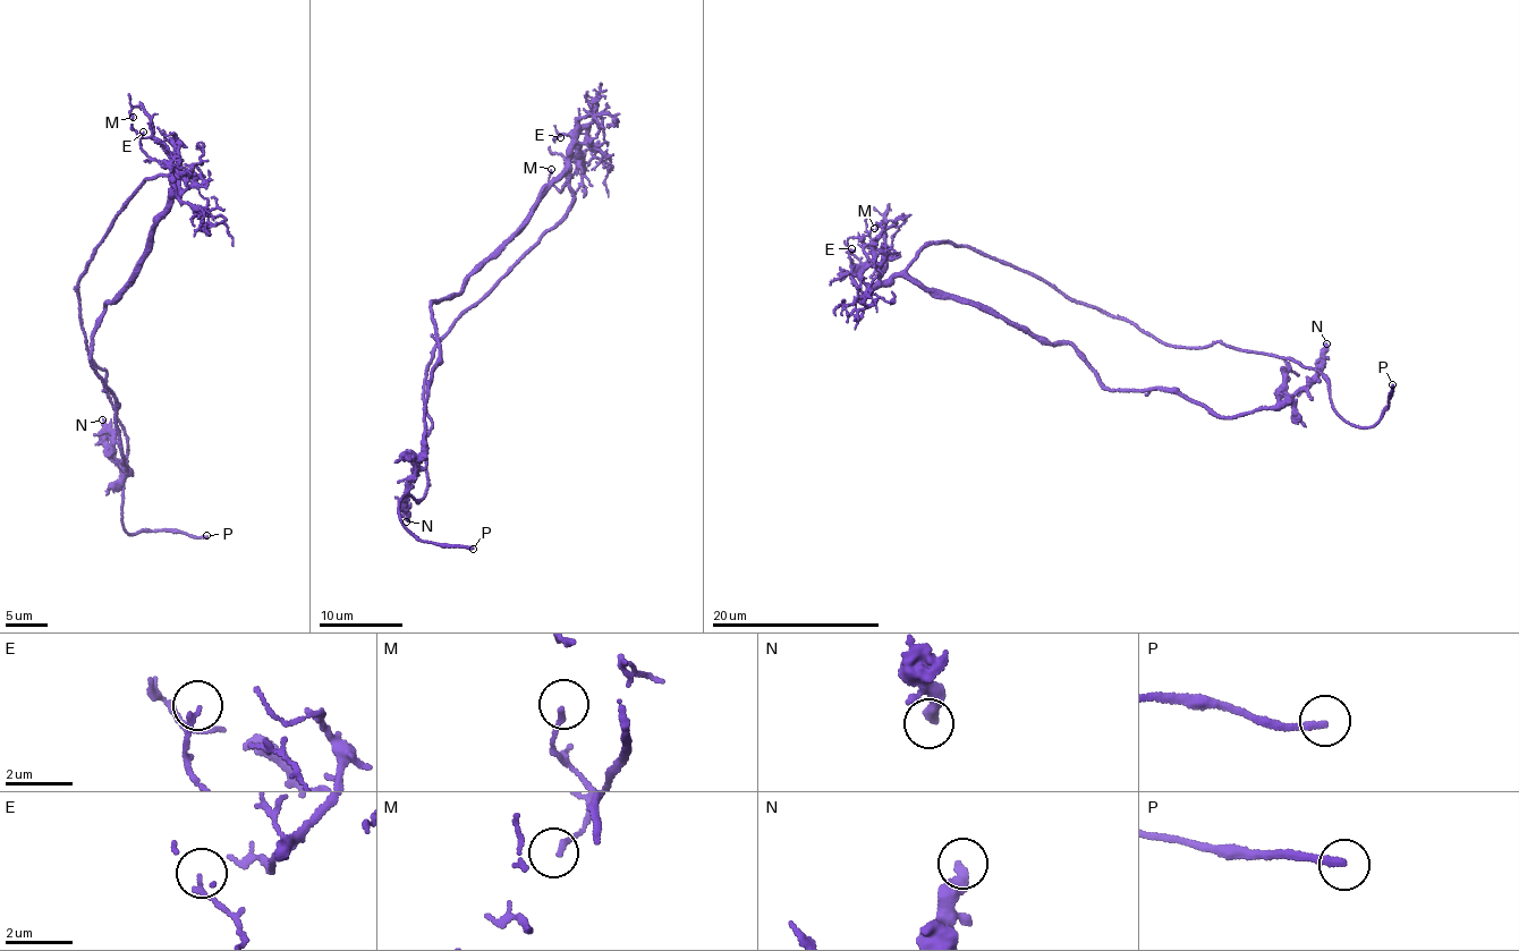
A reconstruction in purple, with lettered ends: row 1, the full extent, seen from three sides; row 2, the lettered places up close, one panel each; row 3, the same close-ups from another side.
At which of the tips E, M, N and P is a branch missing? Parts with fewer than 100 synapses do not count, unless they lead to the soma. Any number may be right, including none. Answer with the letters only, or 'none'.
P

